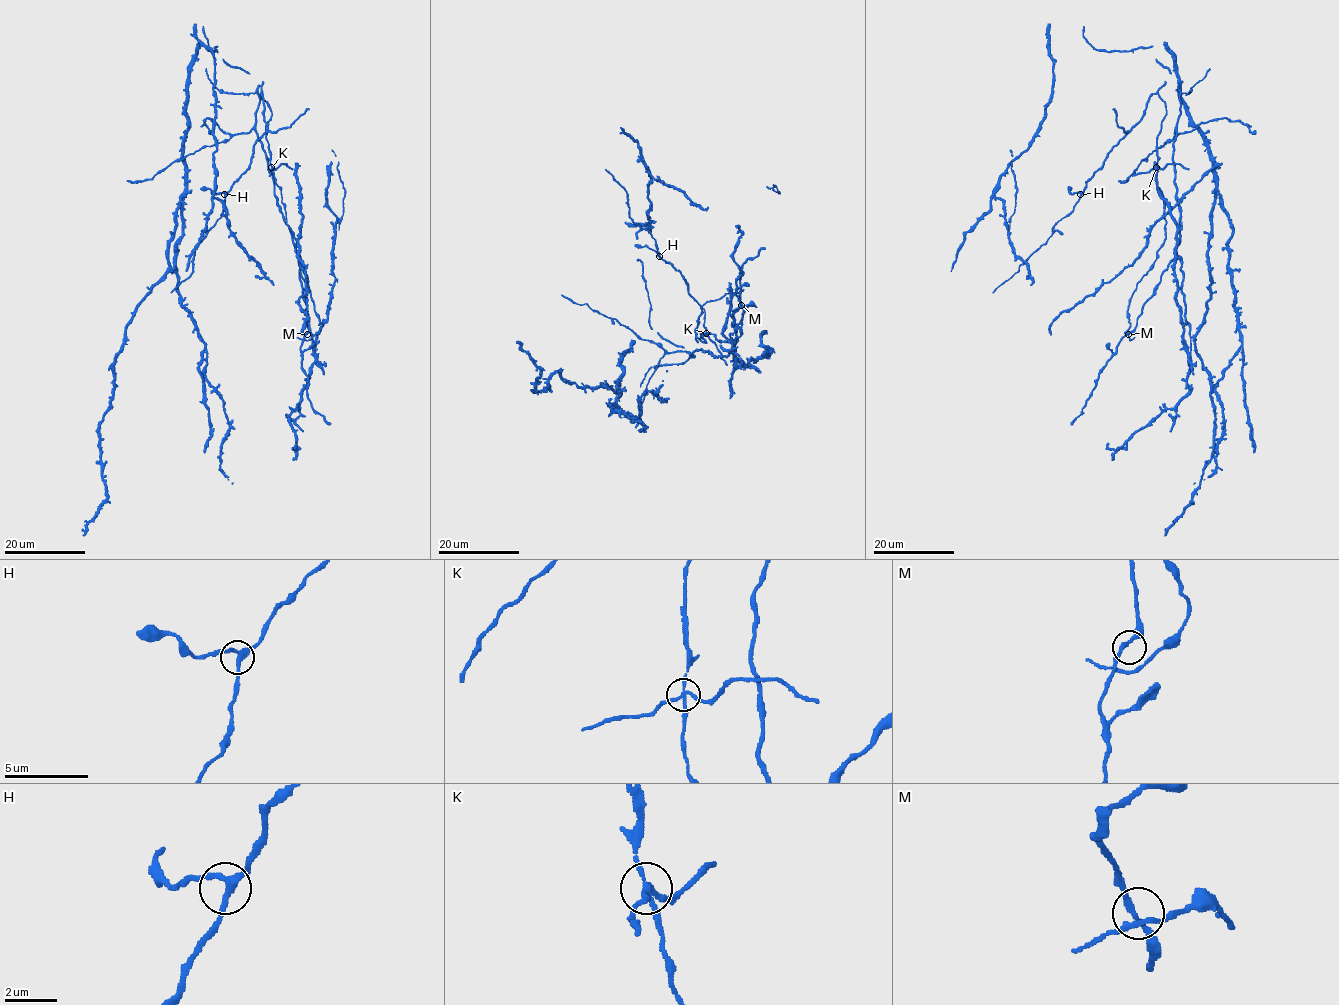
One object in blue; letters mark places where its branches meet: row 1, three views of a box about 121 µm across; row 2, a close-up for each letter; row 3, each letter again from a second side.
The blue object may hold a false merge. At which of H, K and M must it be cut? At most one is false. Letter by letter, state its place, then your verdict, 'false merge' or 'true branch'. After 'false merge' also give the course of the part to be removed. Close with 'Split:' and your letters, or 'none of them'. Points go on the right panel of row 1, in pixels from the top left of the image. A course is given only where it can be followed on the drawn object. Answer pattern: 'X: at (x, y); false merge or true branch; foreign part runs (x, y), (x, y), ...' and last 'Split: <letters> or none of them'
H: at (1080, 194); true branch
K: at (1156, 167); false merge; foreign part runs (1156, 167), (1162, 169), (1168, 164), (1181, 164), (1189, 169)
M: at (1128, 334); true branch
Split: K

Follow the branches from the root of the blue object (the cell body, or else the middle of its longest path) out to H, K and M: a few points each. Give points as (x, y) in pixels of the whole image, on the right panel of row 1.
H: (1174, 151), (1180, 242), (1129, 338), (1129, 300), (1165, 237), (1156, 138), (1166, 110), (1156, 93), (1080, 194)
K: (1174, 151), (1180, 242), (1129, 338), (1129, 300), (1165, 237), (1156, 167)
M: (1174, 151), (1180, 242), (1176, 258), (1162, 273), (1155, 293), (1143, 305), (1136, 326), (1128, 334)

